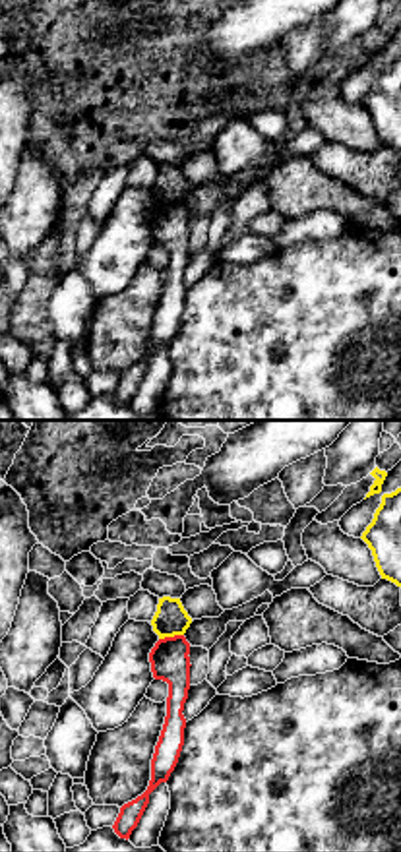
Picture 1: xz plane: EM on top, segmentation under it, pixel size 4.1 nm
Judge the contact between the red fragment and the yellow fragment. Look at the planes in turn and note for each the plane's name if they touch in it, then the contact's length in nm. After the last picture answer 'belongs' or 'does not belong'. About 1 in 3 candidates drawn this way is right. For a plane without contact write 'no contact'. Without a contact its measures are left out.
xz | 110 nm

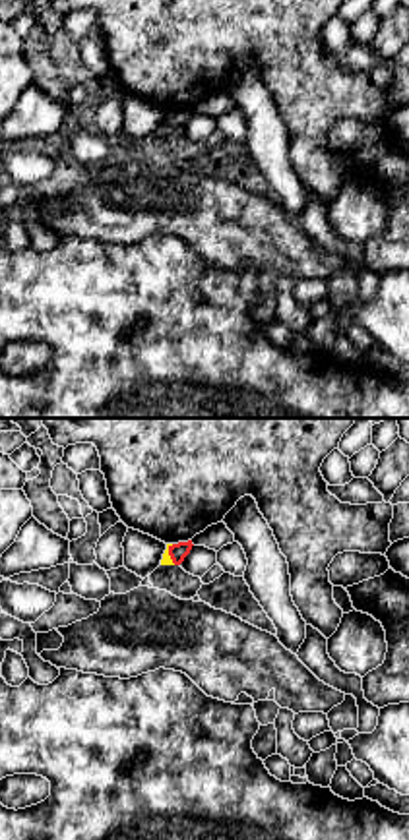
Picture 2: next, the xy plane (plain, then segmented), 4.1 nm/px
xy | 90 nm

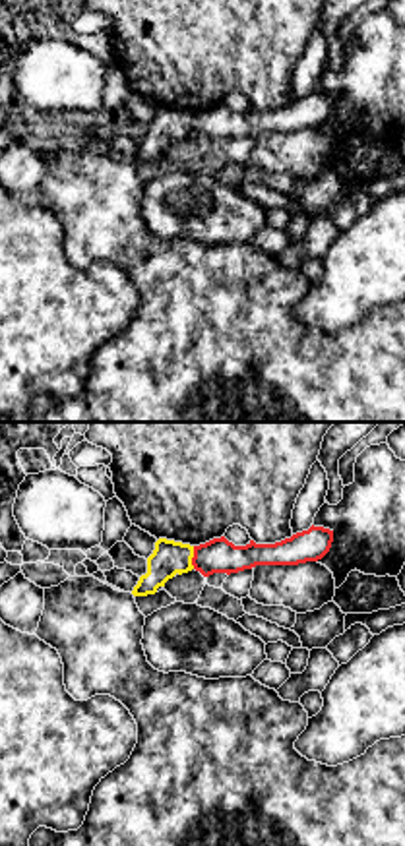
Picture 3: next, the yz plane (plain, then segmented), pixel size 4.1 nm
yz | 100 nm

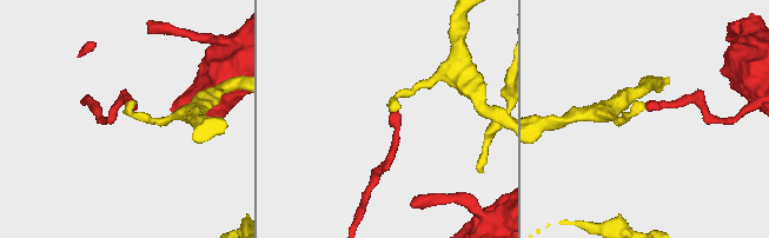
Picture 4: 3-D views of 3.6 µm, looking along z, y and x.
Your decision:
does not belong

